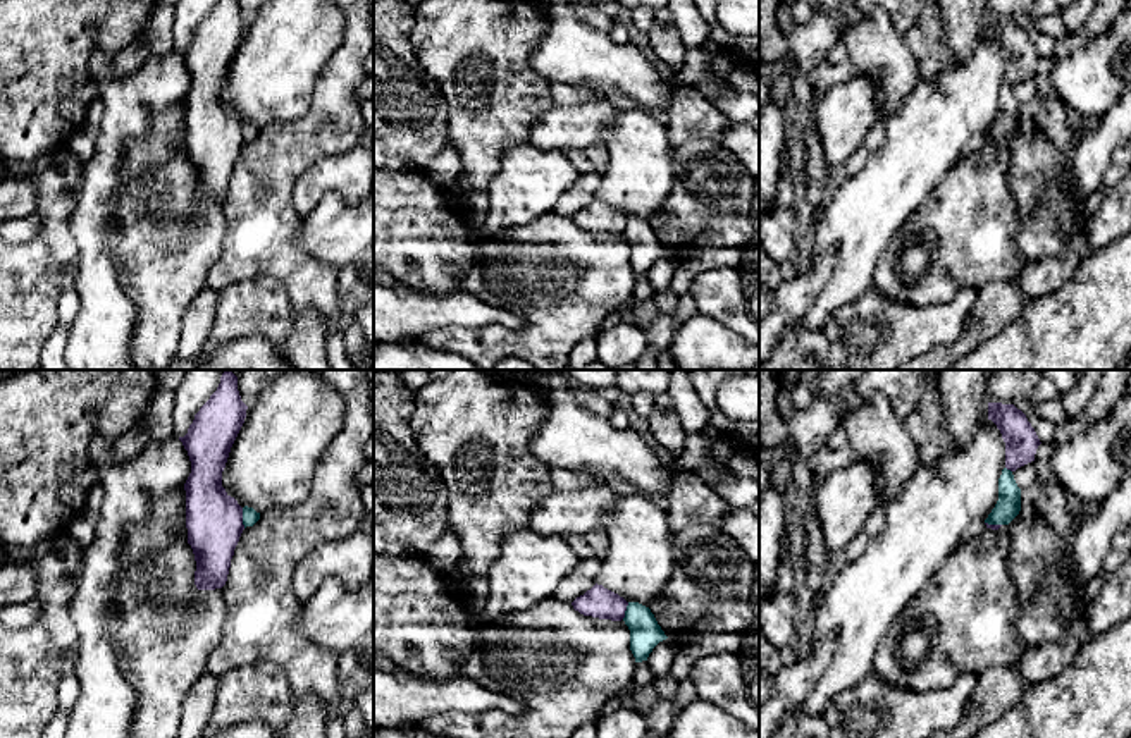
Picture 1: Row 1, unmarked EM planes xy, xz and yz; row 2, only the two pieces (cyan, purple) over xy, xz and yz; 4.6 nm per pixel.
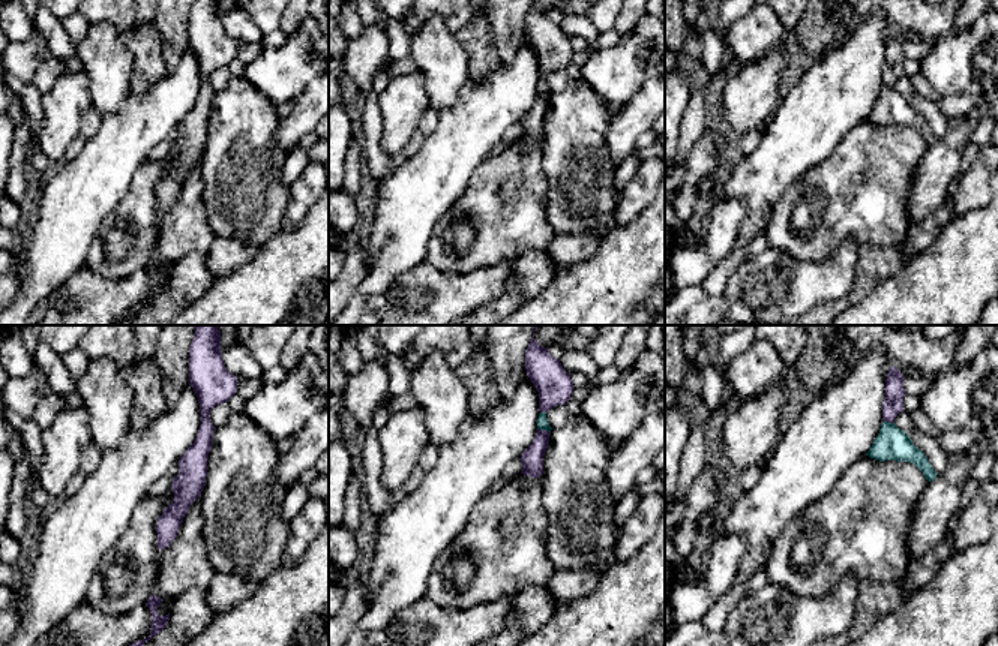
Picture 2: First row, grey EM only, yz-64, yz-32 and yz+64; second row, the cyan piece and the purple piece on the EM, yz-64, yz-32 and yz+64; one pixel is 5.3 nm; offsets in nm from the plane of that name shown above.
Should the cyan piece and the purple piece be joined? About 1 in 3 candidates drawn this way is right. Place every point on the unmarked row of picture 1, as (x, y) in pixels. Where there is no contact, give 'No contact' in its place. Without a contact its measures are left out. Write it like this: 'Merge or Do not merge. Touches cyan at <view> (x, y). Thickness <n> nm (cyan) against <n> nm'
Do not merge. Touches cyan at xy (243, 133). Thickness 80 nm (cyan) against 260 nm

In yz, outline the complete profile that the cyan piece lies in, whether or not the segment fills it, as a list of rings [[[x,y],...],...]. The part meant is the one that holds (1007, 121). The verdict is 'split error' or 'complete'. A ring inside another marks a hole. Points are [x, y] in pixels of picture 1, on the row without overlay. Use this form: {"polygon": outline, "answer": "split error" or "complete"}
{"polygon": [[[1004,83],[998,93],[998,115],[985,138],[1009,139],[1021,126],[1021,103],[1010,84]]], "answer": "complete"}

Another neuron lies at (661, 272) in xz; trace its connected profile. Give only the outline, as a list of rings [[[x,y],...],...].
[[[666,253],[659,256],[647,272],[647,277],[656,292],[664,292],[670,289],[673,274],[678,267],[678,256]]]

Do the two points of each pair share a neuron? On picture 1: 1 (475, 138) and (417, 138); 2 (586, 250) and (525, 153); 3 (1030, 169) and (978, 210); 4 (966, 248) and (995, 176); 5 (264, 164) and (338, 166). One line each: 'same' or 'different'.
1: different
2: different
3: different
4: same
5: different

